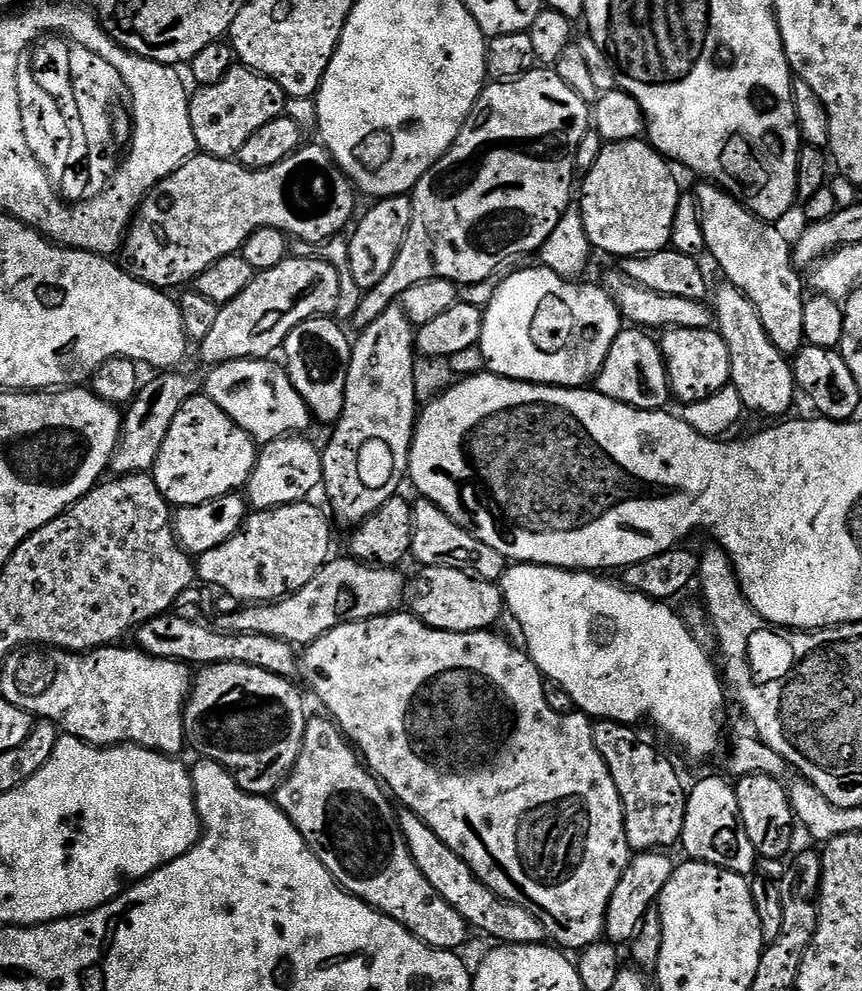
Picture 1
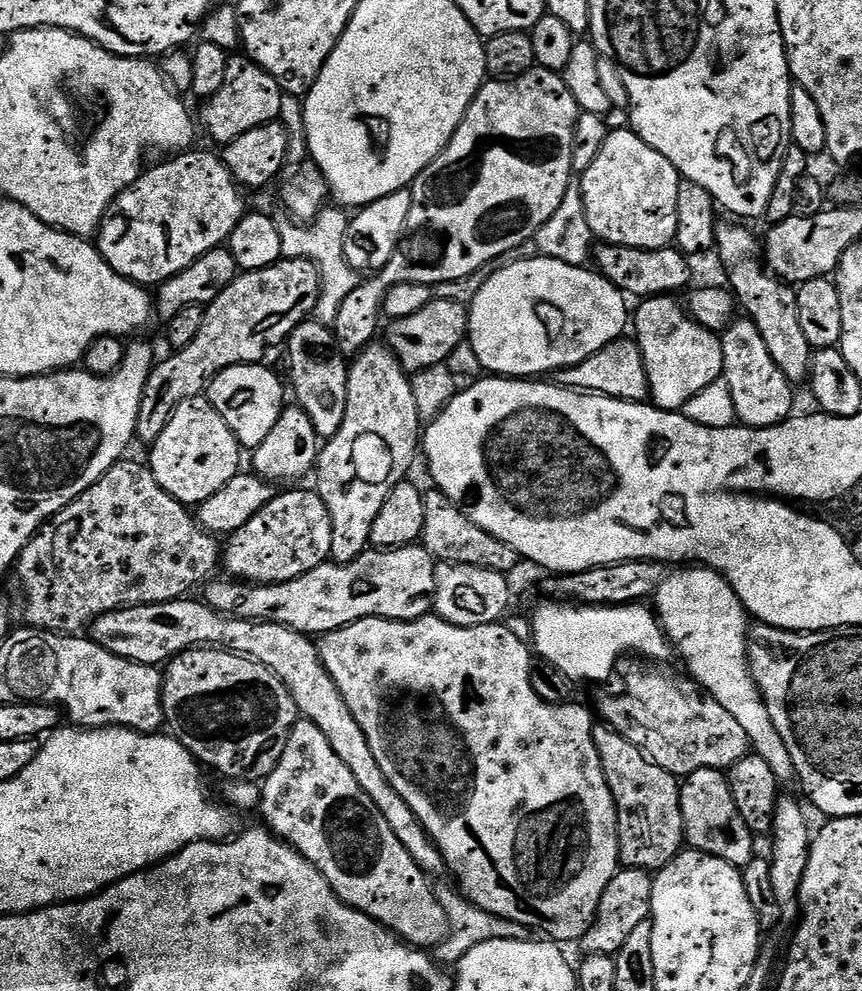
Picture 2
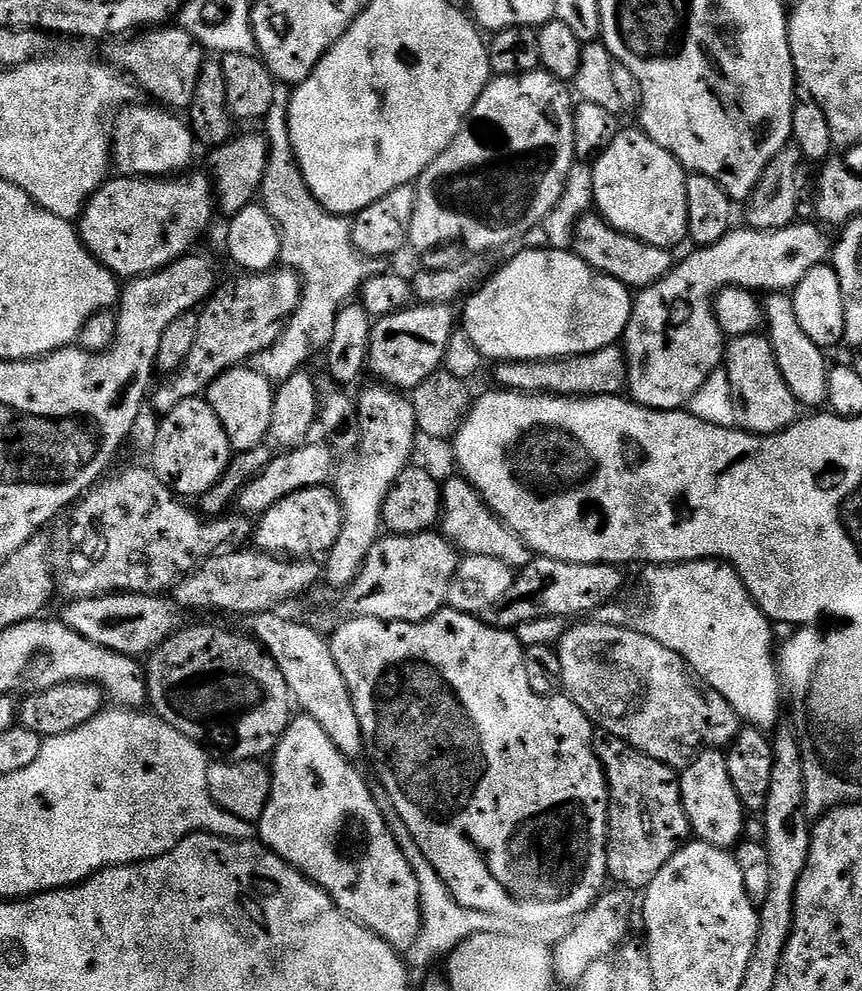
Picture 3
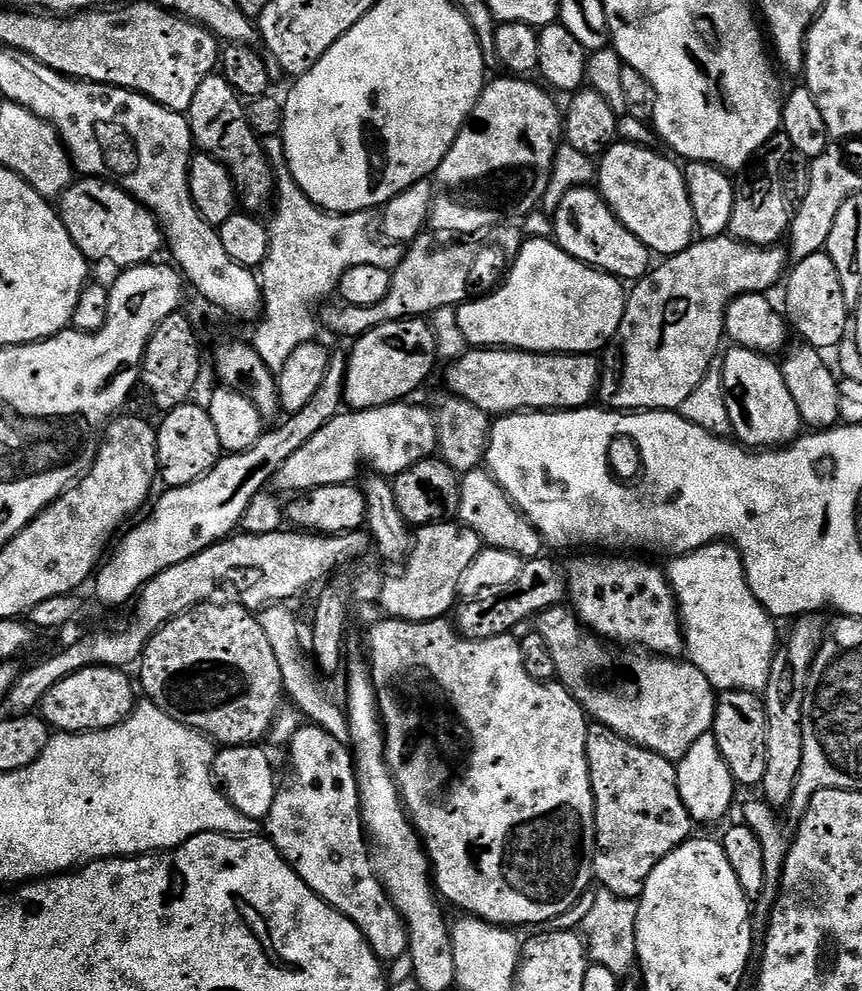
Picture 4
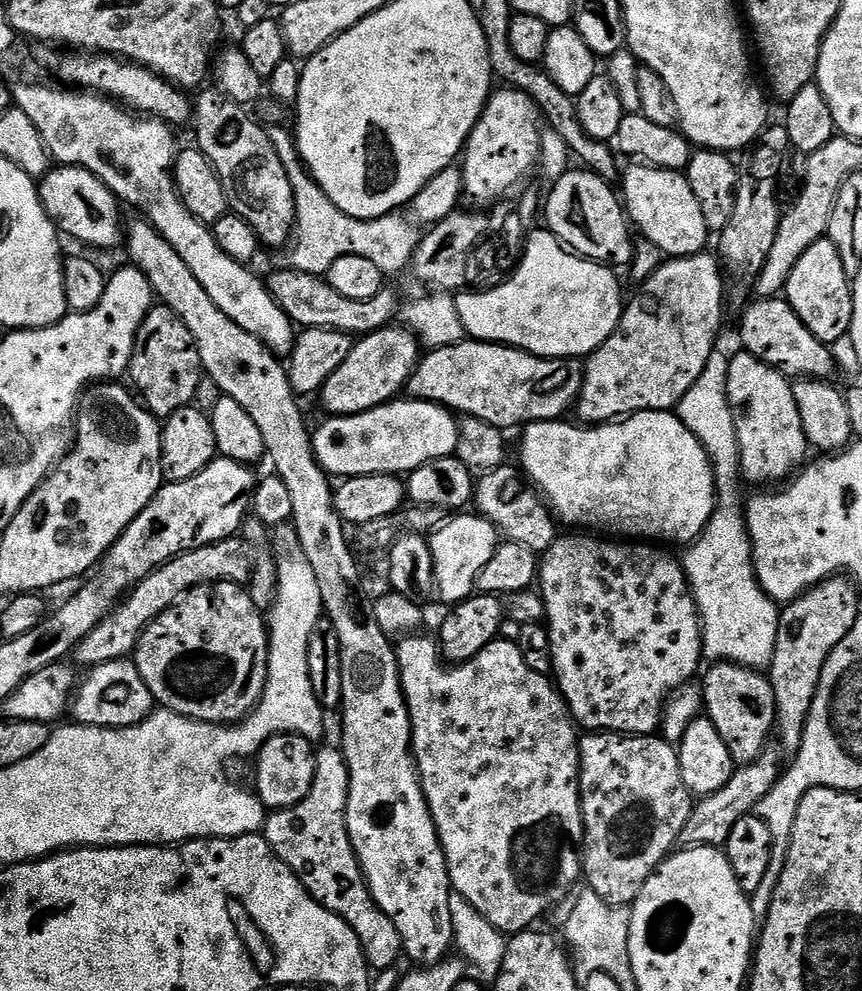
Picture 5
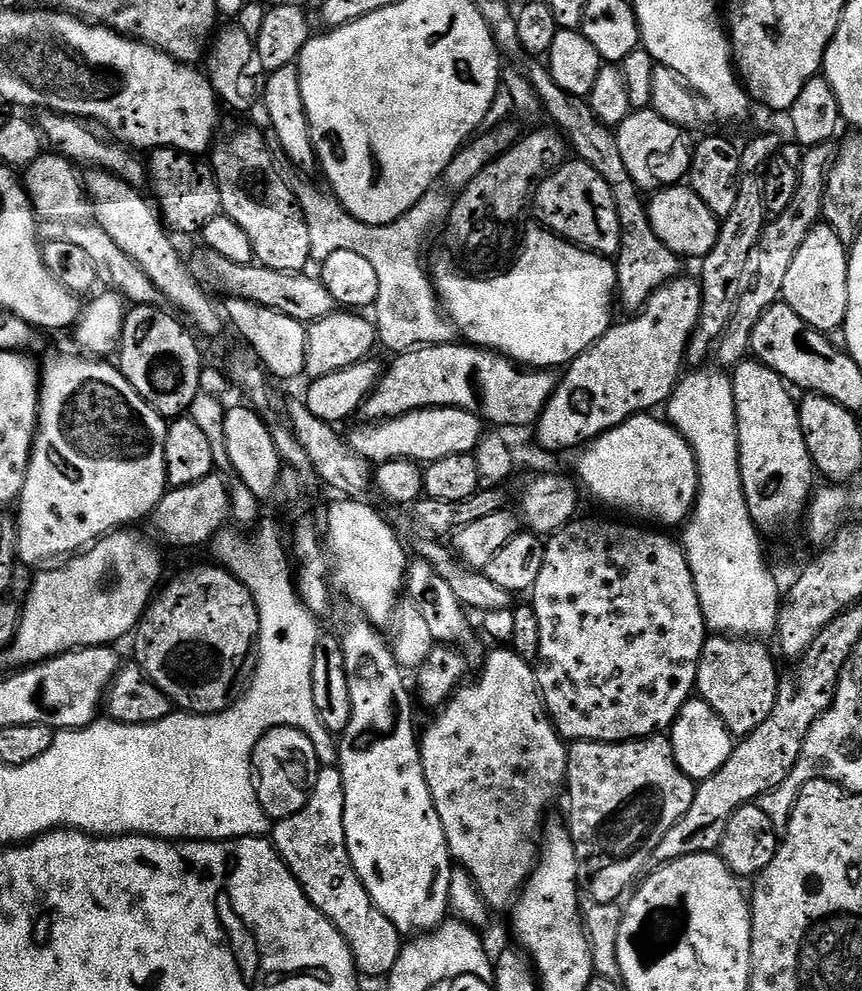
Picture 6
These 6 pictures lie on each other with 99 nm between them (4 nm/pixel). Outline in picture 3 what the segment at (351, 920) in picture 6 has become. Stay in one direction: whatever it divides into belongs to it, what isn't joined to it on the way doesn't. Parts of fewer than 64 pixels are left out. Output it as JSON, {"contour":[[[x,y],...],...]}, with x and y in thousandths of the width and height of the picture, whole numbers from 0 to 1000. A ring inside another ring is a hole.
{"contour":[[[352,720],[340,721],[339,726],[334,728],[332,737],[326,741],[324,749],[320,750],[320,758],[313,764],[316,796],[299,828],[299,848],[307,856],[319,860],[320,863],[331,868],[338,876],[345,876],[355,887],[369,893],[401,923],[407,924],[422,936],[428,936],[434,942],[439,942],[439,947],[443,947],[459,961],[469,963],[476,955],[480,954],[480,949],[485,947],[487,936],[491,934],[491,922],[487,920],[486,890],[481,886],[476,871],[471,870],[470,863],[466,862],[457,844],[449,836],[448,829],[440,819],[440,813],[430,805],[423,784],[413,780],[413,774],[414,772],[410,768],[398,763],[392,757],[392,753],[387,753],[387,749],[383,749],[383,741],[378,741],[378,737],[374,737],[374,733],[369,733],[369,729],[364,729],[364,725]]]}

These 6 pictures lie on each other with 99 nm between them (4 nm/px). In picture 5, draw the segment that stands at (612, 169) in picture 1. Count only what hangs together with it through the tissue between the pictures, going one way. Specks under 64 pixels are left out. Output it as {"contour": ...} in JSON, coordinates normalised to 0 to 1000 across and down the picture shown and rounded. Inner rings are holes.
{"contour":[[[733,168],[724,178],[722,205],[737,233],[753,242],[771,259],[809,258],[823,249],[824,235],[819,220],[814,220],[814,208],[800,192],[800,184],[794,174],[778,174],[771,170]]]}

